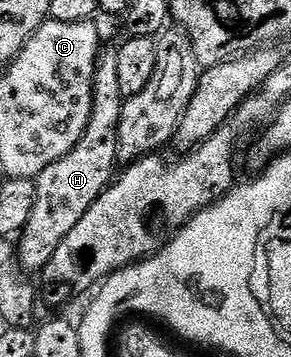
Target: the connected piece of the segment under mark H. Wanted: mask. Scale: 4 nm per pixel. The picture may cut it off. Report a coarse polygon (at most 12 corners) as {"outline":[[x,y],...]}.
{"outline":[[95,69],[93,111],[69,155],[34,178],[18,264],[43,271],[120,164],[124,95]]}

